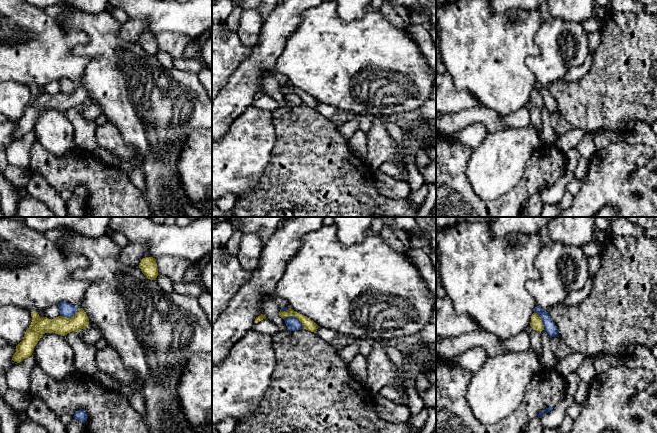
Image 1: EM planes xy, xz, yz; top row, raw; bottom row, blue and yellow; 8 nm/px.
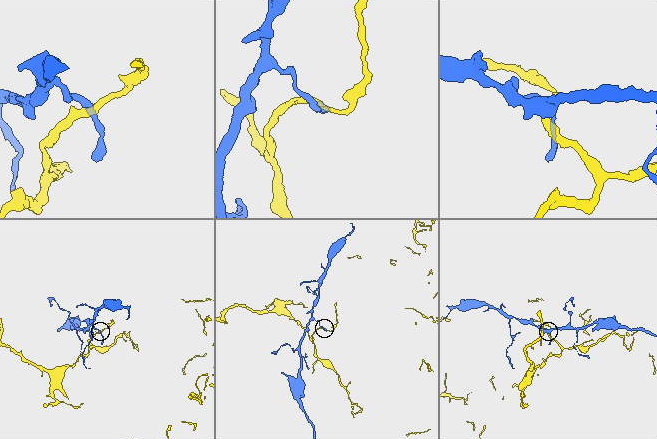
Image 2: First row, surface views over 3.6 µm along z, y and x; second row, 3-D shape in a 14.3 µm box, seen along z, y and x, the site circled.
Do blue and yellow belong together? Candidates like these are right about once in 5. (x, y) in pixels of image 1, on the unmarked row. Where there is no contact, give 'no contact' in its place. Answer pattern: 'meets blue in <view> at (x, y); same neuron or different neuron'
meets blue in xz at (294, 93); different neuron

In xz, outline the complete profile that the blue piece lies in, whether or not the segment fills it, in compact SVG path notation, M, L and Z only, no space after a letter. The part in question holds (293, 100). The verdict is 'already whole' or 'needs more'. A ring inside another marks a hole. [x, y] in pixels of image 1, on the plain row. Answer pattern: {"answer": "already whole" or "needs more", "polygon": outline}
{"answer": "already whole", "polygon": "M293 92L286 93L284 97L289 107L298 107L303 104L300 97Z"}

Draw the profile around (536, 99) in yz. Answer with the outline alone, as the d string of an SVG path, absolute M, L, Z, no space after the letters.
M533 89L531 93L530 102L538 108L541 108L544 106L543 98L540 94L540 92L537 89Z

